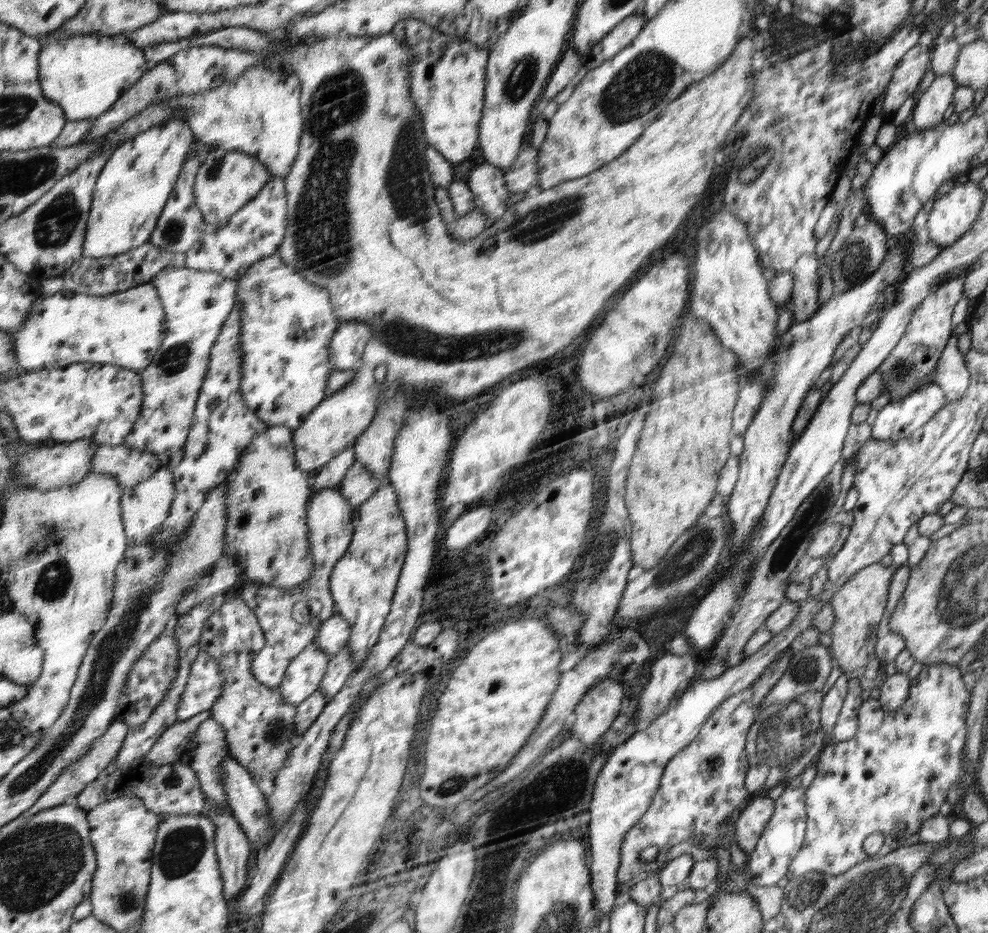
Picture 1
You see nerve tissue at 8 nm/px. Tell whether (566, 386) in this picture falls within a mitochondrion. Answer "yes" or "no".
no

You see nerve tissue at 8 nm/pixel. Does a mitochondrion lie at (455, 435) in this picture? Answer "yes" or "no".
no

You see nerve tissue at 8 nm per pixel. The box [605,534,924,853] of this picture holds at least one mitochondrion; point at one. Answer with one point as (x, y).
(780, 737)

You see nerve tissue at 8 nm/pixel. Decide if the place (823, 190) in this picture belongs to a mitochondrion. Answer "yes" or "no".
no

